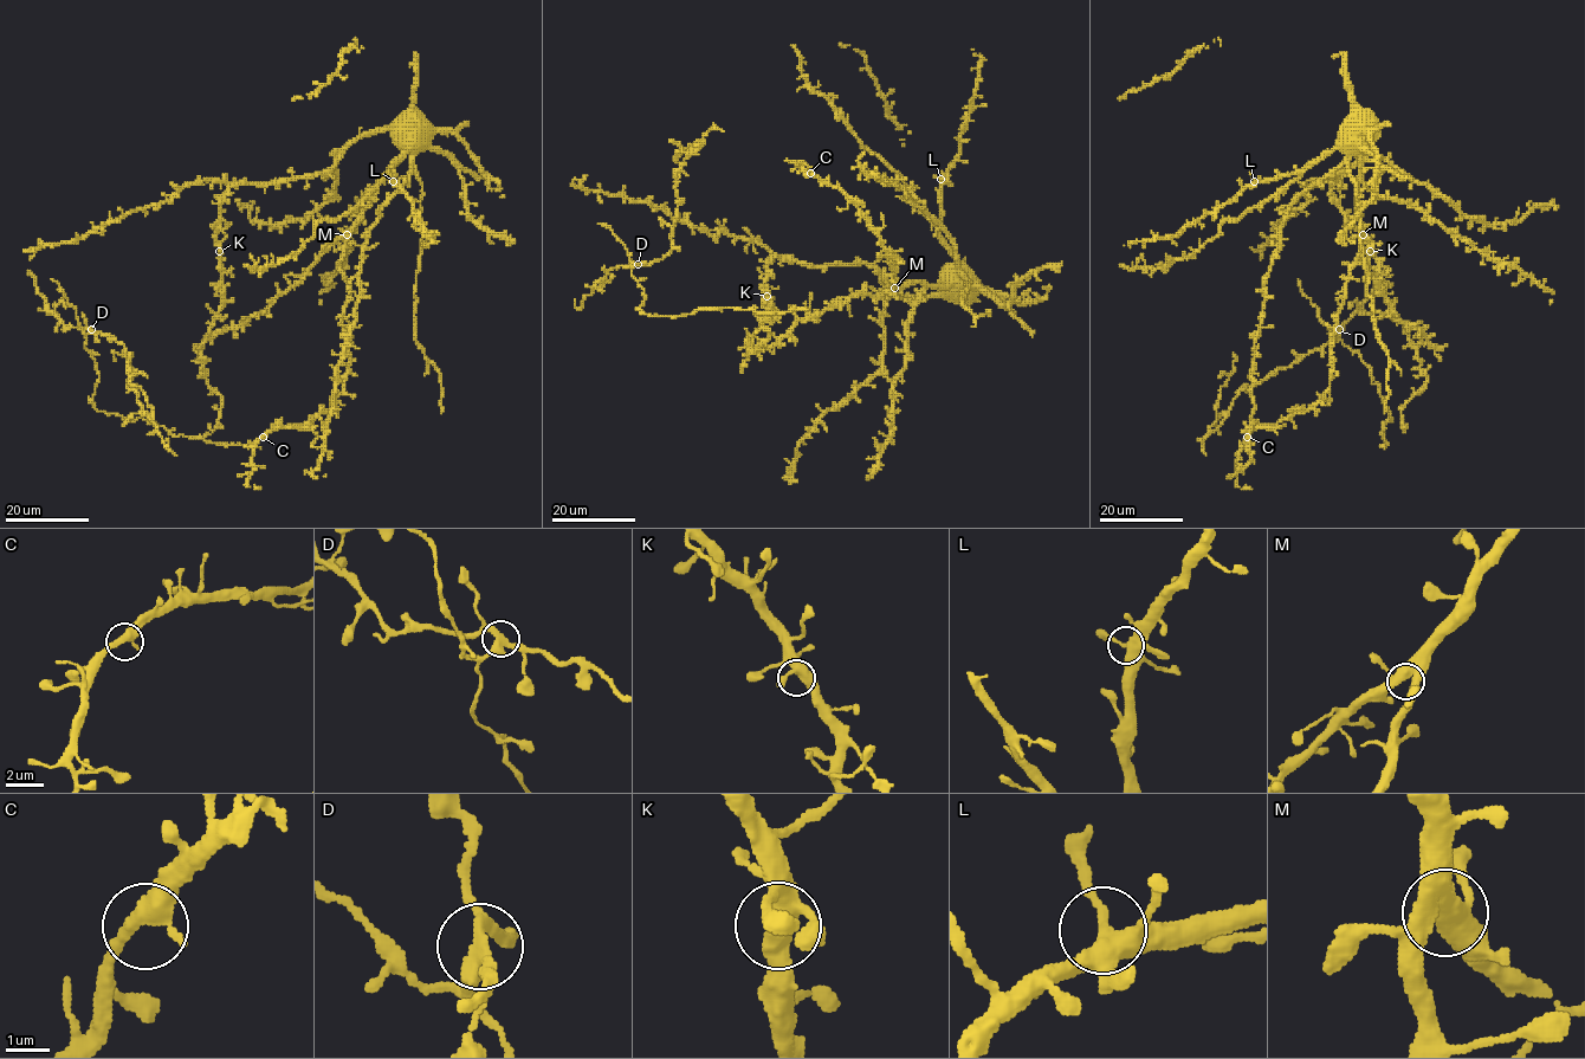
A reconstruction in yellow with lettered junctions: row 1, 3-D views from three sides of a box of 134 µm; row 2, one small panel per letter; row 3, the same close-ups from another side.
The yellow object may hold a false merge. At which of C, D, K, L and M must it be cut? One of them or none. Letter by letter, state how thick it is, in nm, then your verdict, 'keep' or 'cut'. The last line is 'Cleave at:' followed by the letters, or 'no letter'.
C: 320 nm | keep
D: 320 nm | cut
K: 420 nm | keep
L: 380 nm | keep
M: 440 nm | keep
Cleave at: D

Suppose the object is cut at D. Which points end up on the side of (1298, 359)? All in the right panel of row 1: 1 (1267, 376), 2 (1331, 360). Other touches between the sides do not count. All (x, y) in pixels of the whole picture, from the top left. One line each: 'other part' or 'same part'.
1: same part
2: other part

